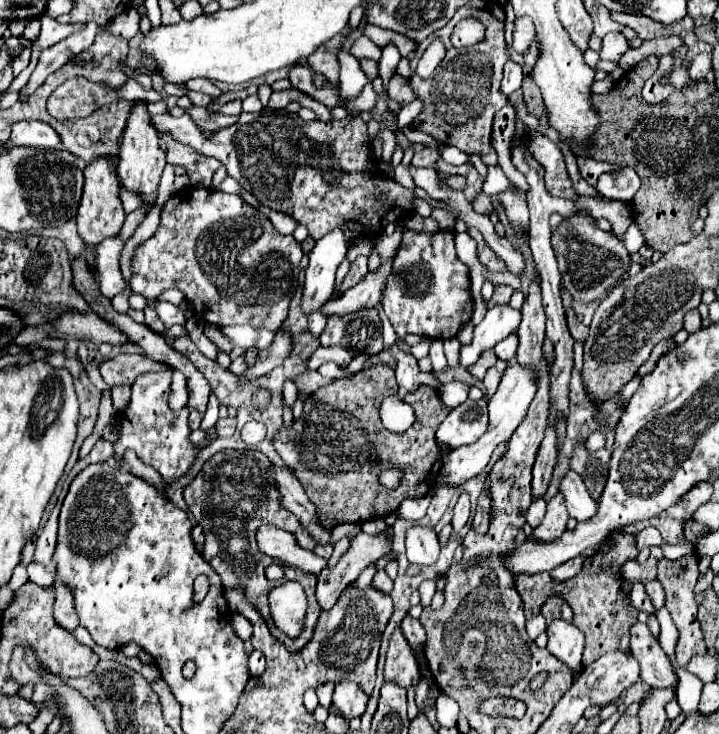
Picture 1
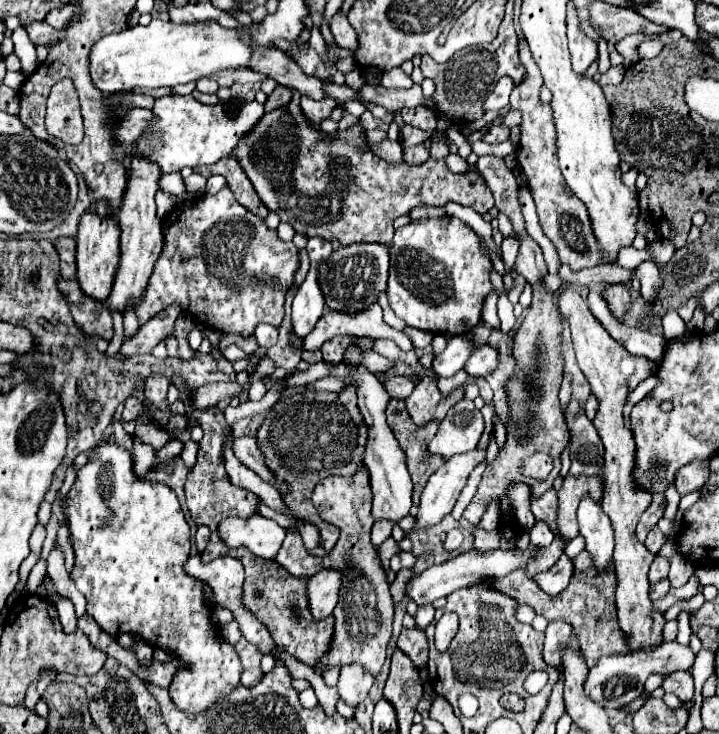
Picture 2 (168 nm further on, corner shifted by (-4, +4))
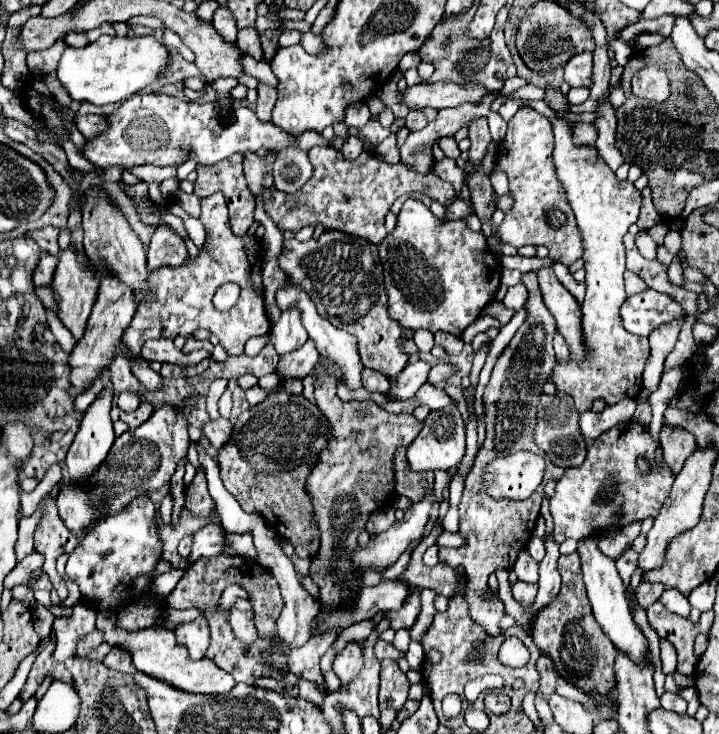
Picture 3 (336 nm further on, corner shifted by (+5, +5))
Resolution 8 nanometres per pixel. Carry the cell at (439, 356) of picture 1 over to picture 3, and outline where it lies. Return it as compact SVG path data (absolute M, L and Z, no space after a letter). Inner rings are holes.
M417 330L413 334L413 342L417 344L419 352L429 352L433 348L433 334L427 330Z

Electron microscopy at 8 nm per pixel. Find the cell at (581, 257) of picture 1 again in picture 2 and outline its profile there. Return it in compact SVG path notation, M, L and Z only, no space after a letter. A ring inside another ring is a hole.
M526 39L518 41L518 51L520 51L520 61L528 71L526 81L516 85L516 89L510 95L510 107L518 109L522 113L522 141L516 149L518 165L524 171L524 175L528 177L528 187L530 187L530 193L538 207L542 231L556 245L560 263L568 265L572 271L580 271L584 267L594 267L594 265L598 265L600 245L592 231L592 221L590 221L586 205L572 193L572 189L566 187L566 181L560 173L558 157L556 157L556 131L554 131L554 121L552 121L552 109L550 109L550 105L542 105L538 99L540 87L542 87L540 69L532 59Z

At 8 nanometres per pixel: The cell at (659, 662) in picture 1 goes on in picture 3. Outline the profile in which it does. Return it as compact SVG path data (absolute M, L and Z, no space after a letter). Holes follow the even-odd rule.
M665 692L665 694L661 696L661 706L663 706L665 710L675 712L675 714L681 714L681 716L687 712L687 702L685 702L681 696L671 694L671 692Z

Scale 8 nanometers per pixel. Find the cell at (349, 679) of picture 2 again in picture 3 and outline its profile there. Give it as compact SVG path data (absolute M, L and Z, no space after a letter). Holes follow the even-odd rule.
M349 642L337 656L333 670L341 678L343 684L349 684L359 670L363 668L363 644L361 642Z

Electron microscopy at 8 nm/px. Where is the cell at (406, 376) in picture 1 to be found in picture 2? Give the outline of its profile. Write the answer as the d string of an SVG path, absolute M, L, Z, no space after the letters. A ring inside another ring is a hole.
M388 379L384 383L384 387L390 393L390 397L406 399L412 393L412 389L414 389L414 381L412 379Z

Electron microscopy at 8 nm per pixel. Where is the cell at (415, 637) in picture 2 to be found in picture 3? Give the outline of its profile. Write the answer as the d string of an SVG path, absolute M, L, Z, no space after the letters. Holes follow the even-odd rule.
M377 642L375 644L375 658L381 662L381 660L385 660L385 658L393 658L393 660L397 660L397 658L401 658L403 654L399 652L399 650L395 650L389 642Z

